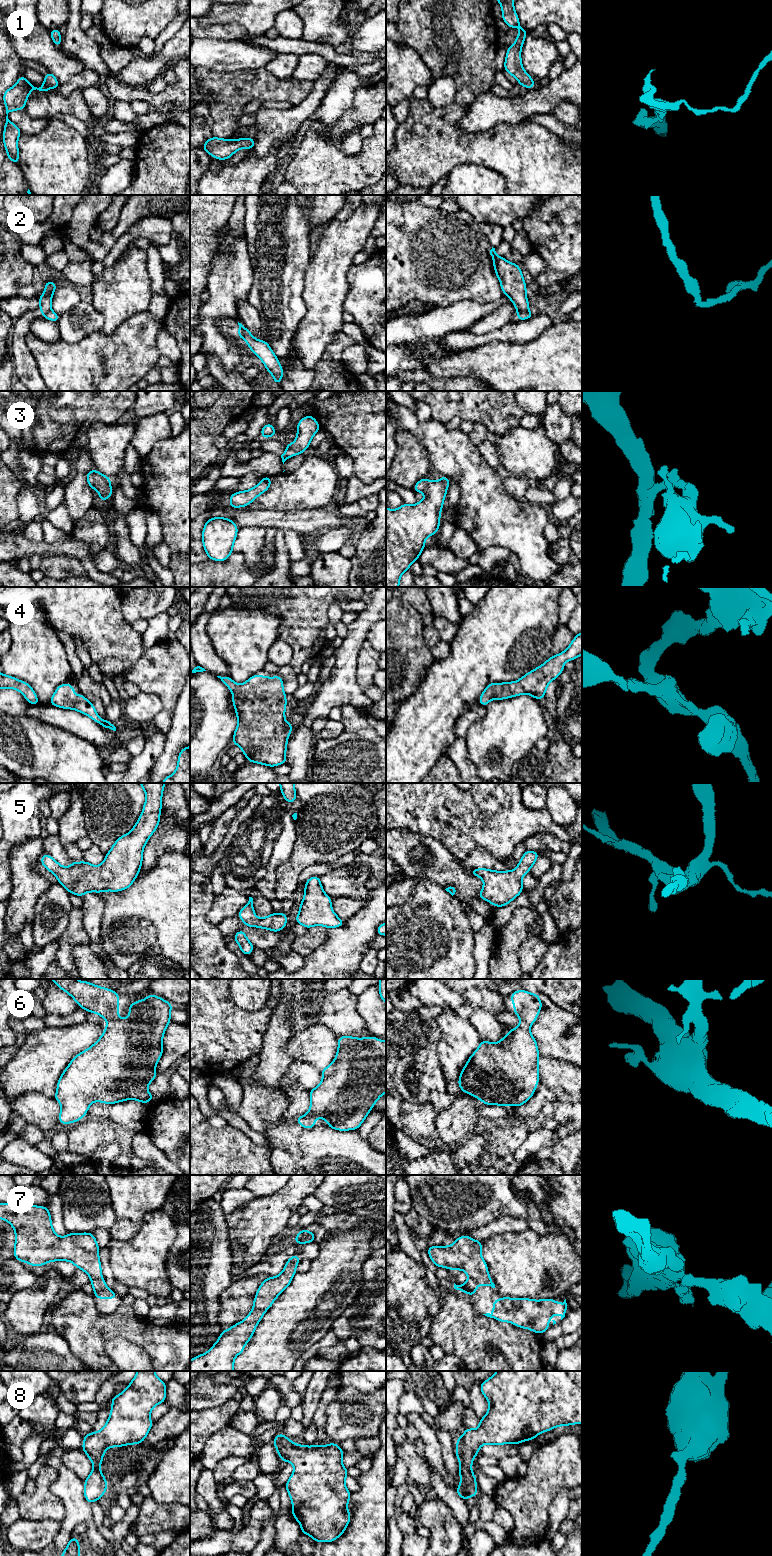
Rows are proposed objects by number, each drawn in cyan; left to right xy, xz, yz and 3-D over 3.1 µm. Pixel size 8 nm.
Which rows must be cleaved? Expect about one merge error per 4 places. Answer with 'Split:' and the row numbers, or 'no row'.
Split: 2

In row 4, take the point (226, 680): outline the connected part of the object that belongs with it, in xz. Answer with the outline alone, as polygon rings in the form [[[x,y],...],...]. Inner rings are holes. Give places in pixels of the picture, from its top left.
[[[276,674],[274,678],[252,675],[245,683],[237,684],[229,676],[217,676],[233,693],[232,703],[238,719],[232,744],[242,748],[248,762],[269,767],[286,763],[288,737],[293,725],[285,721],[287,706],[286,693],[283,690],[283,679]]]

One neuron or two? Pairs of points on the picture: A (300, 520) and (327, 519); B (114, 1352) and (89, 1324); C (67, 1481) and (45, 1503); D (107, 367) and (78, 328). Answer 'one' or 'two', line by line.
A: one
B: two
C: two
D: two

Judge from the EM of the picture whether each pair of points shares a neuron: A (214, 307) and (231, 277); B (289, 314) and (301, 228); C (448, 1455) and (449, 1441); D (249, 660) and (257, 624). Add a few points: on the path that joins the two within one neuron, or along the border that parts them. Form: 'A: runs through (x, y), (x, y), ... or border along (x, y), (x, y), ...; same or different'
A: runs through (221, 300), (227, 284); same
B: runs through (287, 293), (287, 266), (290, 249); same
C: runs through (448, 1452), (448, 1444); same
D: runs through (249, 651), (249, 633); same

